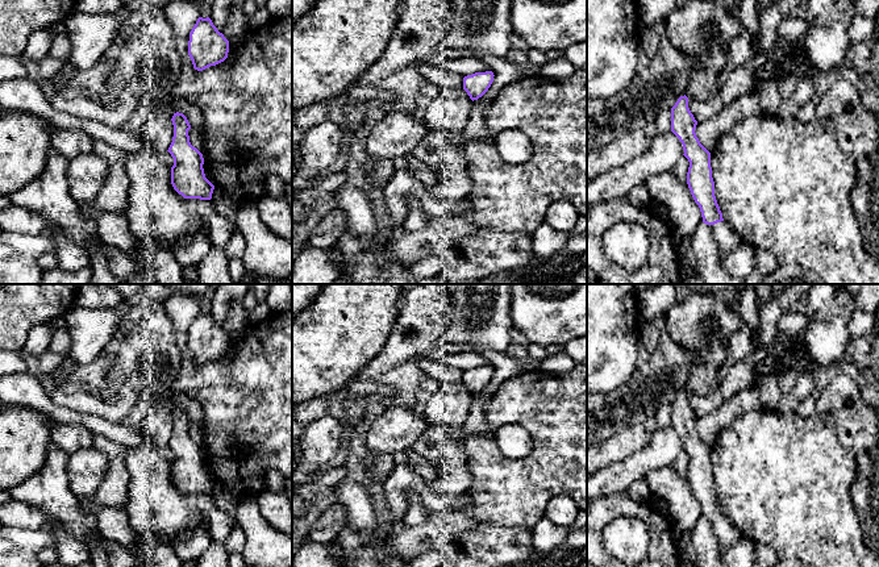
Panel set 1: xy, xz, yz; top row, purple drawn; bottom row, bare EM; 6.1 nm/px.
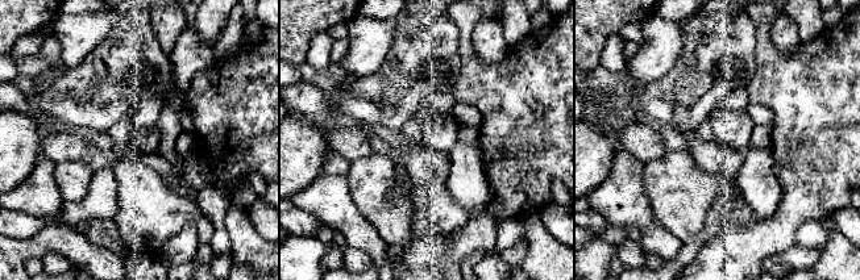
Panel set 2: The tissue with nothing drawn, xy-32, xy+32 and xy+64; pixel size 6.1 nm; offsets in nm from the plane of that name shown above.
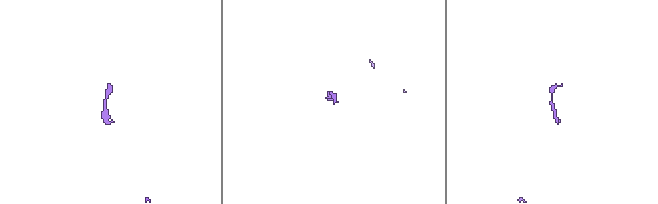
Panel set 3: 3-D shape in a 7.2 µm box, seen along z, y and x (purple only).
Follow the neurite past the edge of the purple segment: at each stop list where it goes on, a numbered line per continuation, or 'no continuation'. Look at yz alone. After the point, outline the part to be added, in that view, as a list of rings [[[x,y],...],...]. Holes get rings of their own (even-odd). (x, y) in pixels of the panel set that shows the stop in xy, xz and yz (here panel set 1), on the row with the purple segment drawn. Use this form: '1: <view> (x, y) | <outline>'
1: yz (728, 240) | [[[725,221],[709,226],[713,232],[715,241],[718,243],[720,250],[725,251],[726,254],[732,253],[741,245],[741,237]]]

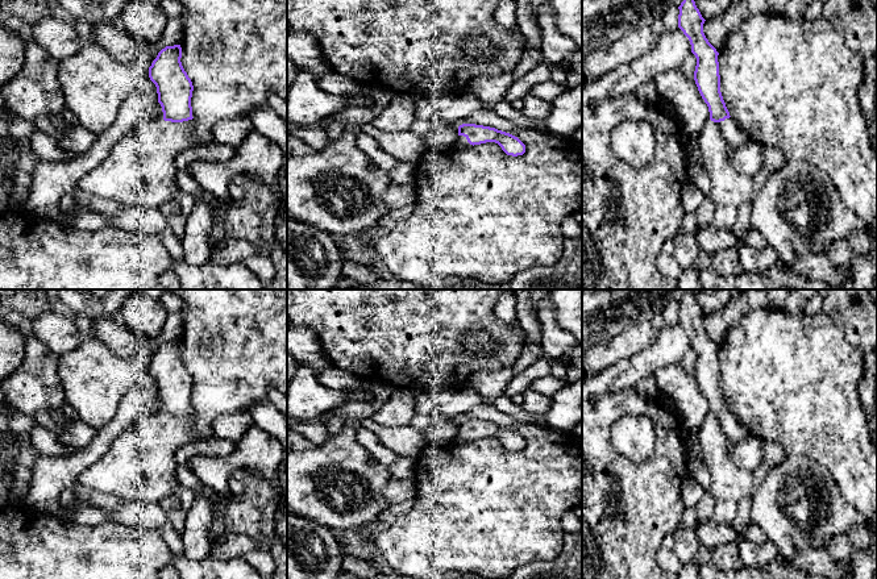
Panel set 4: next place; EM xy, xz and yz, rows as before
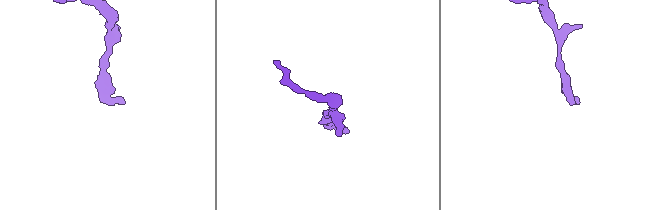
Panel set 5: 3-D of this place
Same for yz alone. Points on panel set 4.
1: yz (734, 134) | [[[731,117],[716,124],[719,125],[722,137],[726,139],[728,147],[732,147],[733,150],[737,150],[749,139],[743,128]]]

